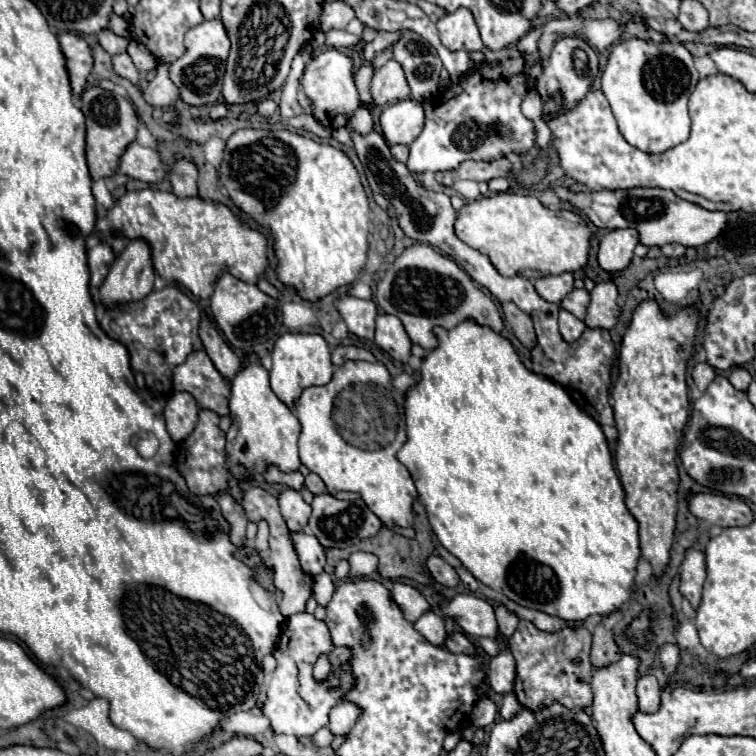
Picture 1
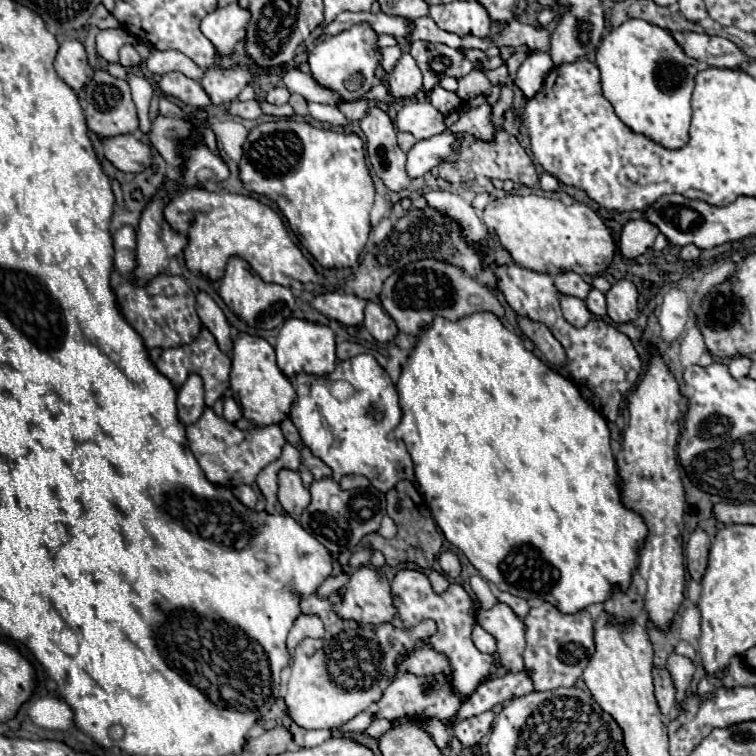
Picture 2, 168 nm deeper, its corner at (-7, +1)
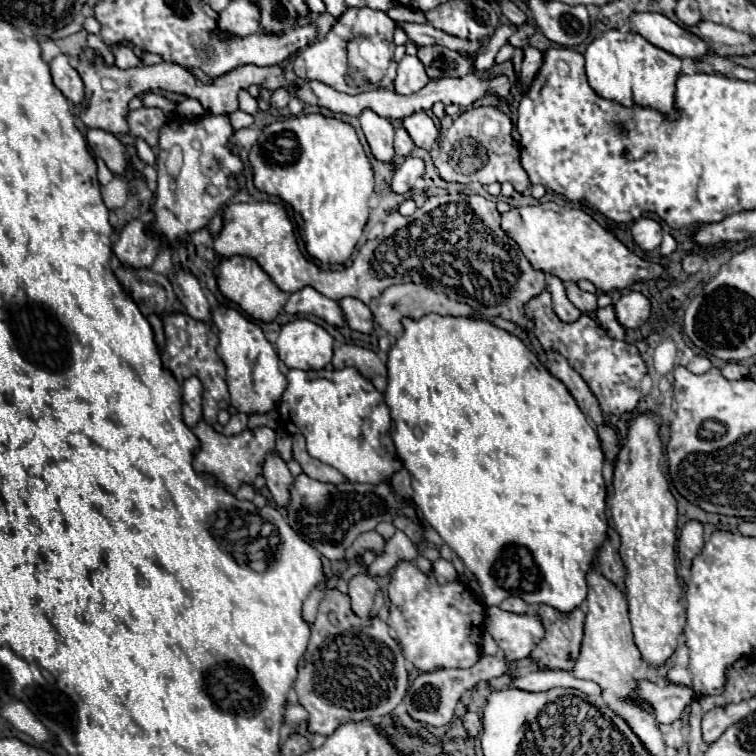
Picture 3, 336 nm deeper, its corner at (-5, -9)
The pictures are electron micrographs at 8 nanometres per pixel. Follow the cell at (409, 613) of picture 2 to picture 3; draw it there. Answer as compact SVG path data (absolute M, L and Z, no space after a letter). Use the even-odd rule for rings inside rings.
M397 562L389 582L389 618L387 624L395 632L403 656L421 672L437 668L471 668L479 660L477 638L483 632L485 608L475 600L463 582L437 584L411 562Z

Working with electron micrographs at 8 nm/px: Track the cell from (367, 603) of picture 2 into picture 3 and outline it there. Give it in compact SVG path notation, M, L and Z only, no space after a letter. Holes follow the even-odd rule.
M357 574L349 582L351 610L359 617L373 618L385 605L379 584L369 574Z

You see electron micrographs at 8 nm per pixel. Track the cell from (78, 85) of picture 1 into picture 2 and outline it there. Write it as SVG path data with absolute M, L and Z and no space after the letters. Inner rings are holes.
M67 40L59 46L55 58L55 72L57 76L69 84L75 92L79 92L87 82L87 54L79 40Z

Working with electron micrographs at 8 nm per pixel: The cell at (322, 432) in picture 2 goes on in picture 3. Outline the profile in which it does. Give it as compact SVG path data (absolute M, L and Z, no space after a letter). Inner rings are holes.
M343 368L335 372L335 378L327 378L327 372L313 372L313 380L307 380L307 372L289 370L289 386L279 402L279 416L283 426L299 430L307 440L307 452L337 468L351 484L381 484L389 482L403 464L395 452L391 438L391 412L385 404L383 392L379 392L371 380L365 380L357 368Z

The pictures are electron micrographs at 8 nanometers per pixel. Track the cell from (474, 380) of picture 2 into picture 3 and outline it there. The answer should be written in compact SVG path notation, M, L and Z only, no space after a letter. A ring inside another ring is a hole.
M429 314L421 320L403 320L403 334L389 350L389 384L385 390L385 402L391 408L393 418L393 442L397 456L413 478L413 502L423 512L425 520L437 530L437 534L449 544L449 548L463 560L483 590L487 606L499 606L507 596L517 596L527 604L547 604L559 612L573 612L587 596L585 576L593 570L597 548L607 540L607 504L605 504L605 482L601 476L603 450L595 428L587 422L569 390L547 372L533 352L513 334L493 326L487 320L475 318L453 318Z

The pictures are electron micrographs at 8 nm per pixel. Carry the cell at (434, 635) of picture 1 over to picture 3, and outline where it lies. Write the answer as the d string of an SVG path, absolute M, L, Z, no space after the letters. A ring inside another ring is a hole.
M325 590L319 602L319 614L311 626L309 648L299 660L295 692L299 704L309 712L307 730L311 734L329 736L337 726L379 718L391 714L403 700L407 690L407 668L399 644L389 634L381 618L357 618L349 608L349 596L339 590ZM335 612L339 624L333 626L327 614ZM319 690L319 694L317 694ZM349 706L351 710L343 708Z

